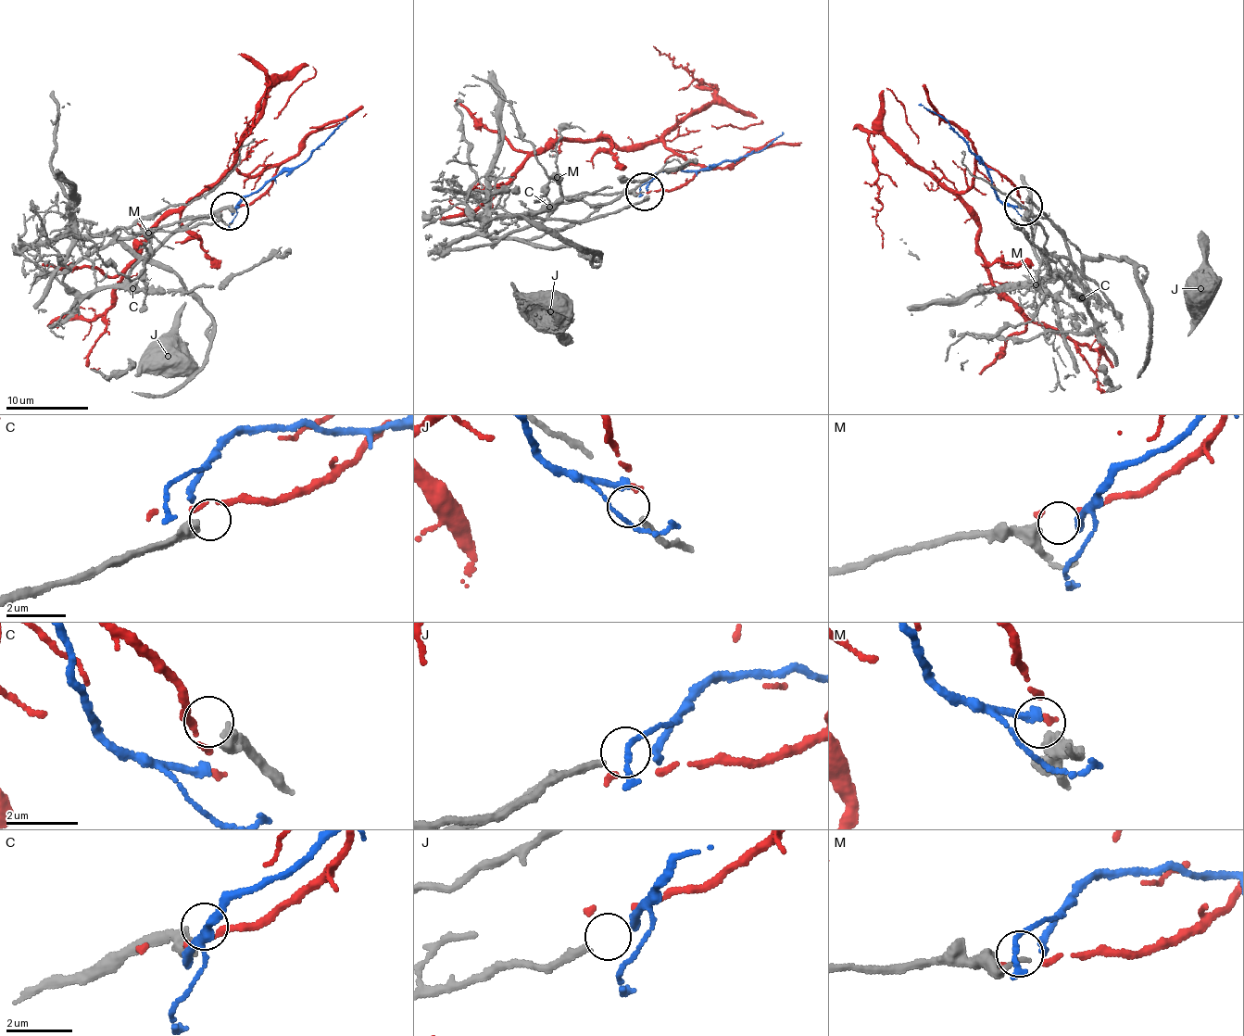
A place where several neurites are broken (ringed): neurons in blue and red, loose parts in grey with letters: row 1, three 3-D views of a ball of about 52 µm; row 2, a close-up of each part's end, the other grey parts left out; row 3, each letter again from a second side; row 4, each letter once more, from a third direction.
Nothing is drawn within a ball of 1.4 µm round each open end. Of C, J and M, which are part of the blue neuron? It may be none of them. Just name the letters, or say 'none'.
J

